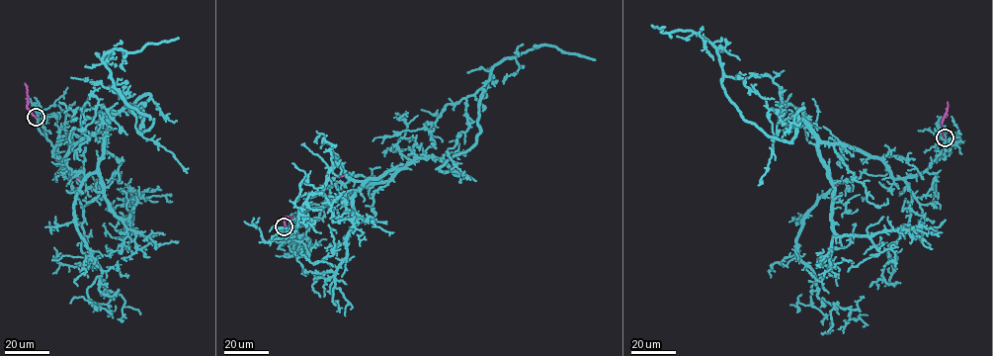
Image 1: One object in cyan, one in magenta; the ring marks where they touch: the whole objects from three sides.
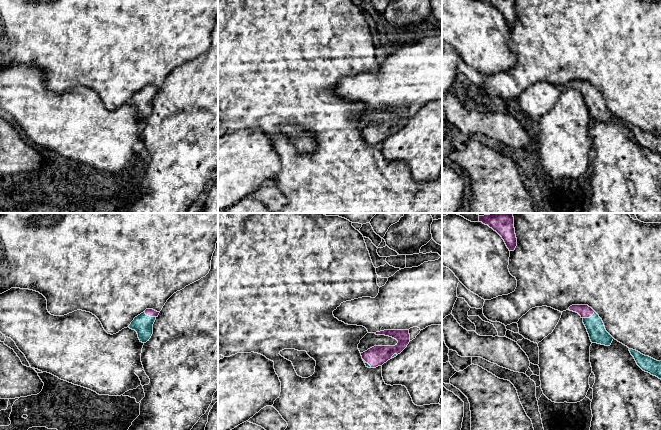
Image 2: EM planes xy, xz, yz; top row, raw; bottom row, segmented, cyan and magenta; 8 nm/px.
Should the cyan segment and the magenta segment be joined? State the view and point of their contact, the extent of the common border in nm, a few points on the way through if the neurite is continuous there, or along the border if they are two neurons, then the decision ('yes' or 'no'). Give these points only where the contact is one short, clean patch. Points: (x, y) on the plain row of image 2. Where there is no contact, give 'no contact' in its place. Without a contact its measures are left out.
meets cyan in xy at (149, 92); contact 110 nm long; no

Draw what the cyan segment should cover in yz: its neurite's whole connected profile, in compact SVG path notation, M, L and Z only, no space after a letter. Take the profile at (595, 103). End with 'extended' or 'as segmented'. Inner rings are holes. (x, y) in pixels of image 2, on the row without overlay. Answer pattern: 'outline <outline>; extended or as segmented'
outline M596 88L590 94L583 94L583 99L592 119L611 121L614 114L606 107L602 95Z; as segmented

